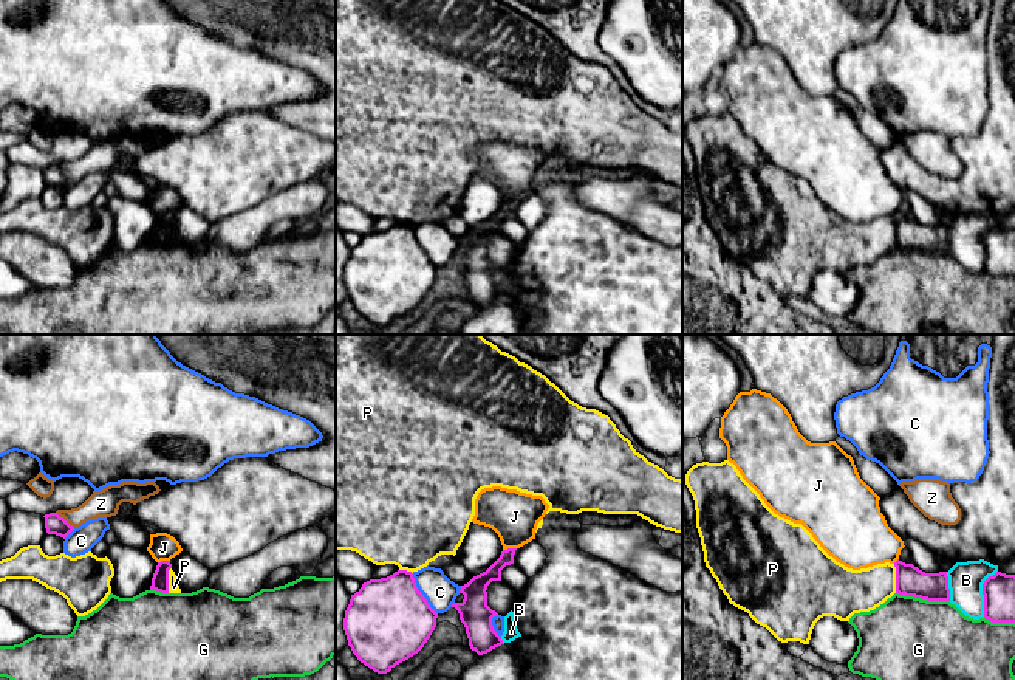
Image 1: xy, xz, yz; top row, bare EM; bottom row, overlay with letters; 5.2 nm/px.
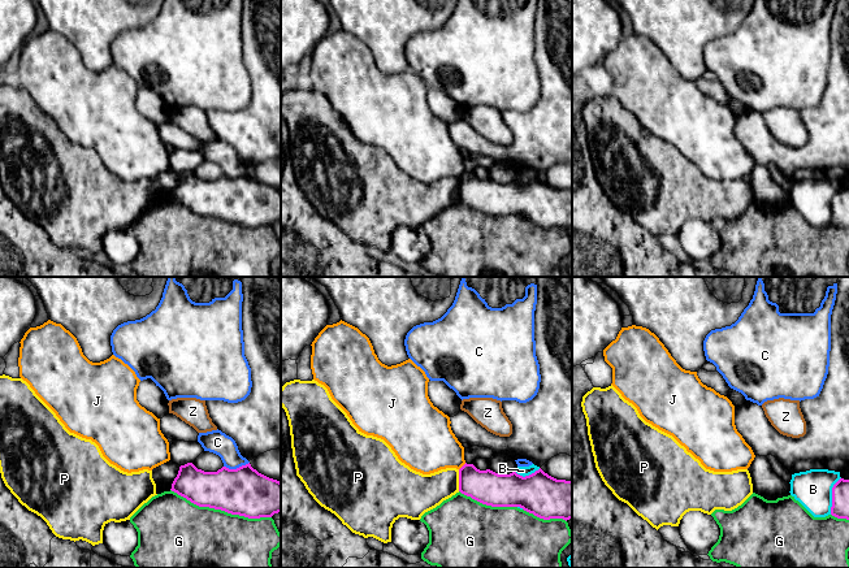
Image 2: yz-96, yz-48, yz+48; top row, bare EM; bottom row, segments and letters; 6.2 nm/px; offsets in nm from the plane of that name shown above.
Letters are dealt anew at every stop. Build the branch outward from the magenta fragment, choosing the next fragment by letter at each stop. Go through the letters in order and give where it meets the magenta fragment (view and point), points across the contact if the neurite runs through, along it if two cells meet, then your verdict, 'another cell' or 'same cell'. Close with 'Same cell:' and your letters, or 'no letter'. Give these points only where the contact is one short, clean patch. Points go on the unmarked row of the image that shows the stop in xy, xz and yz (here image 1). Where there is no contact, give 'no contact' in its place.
B: meets magenta in yz at (983, 247); another cell
C: meets magenta in xz at (421, 247); another cell
G: meets magenta in yz at (922, 251); another cell
J: meets magenta in xz at (509, 202); border along xz (516, 200), (503, 203); another cell
P: meets magenta in yz at (896, 231); another cell
Z: meets magenta in xy at (64, 172); border along xy (56, 164), (75, 180); another cell
Same cell: no letter

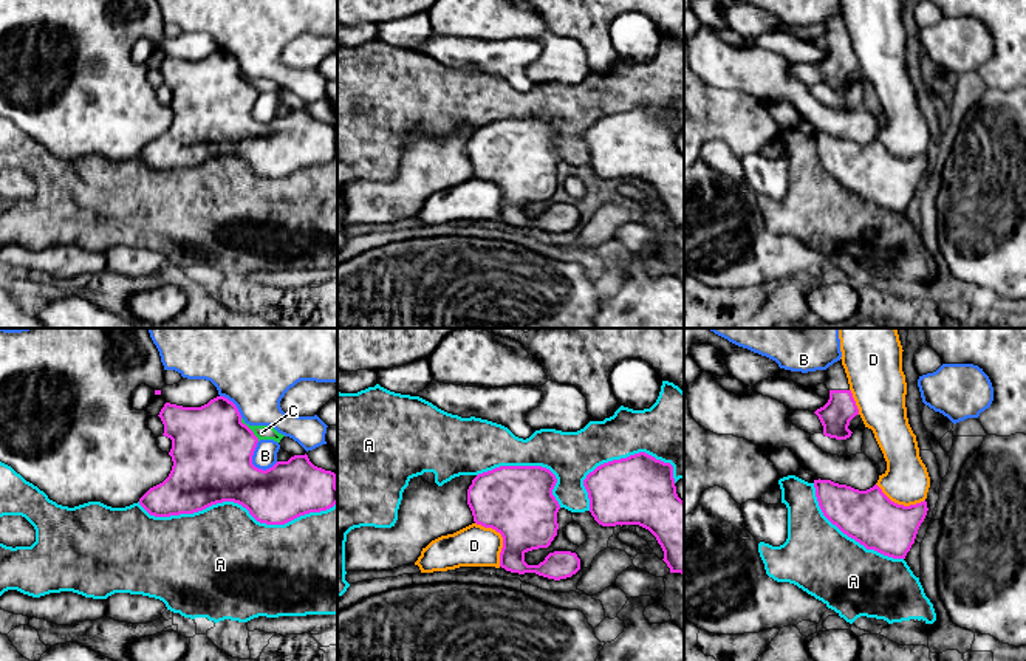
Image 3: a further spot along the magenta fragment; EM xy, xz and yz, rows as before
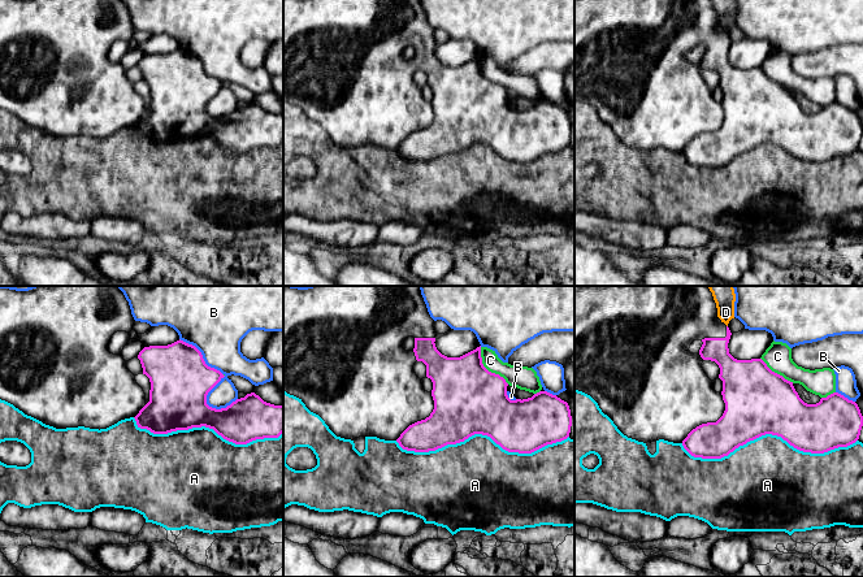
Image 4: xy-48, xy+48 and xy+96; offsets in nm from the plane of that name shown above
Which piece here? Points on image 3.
A: meets magenta in xy at (237, 155); another cell
B: meets magenta in xy at (251, 112); another cell
C: meets magenta in xy at (249, 82); another cell
D: meets magenta in xz at (502, 189); another cell
Same cell: no letter

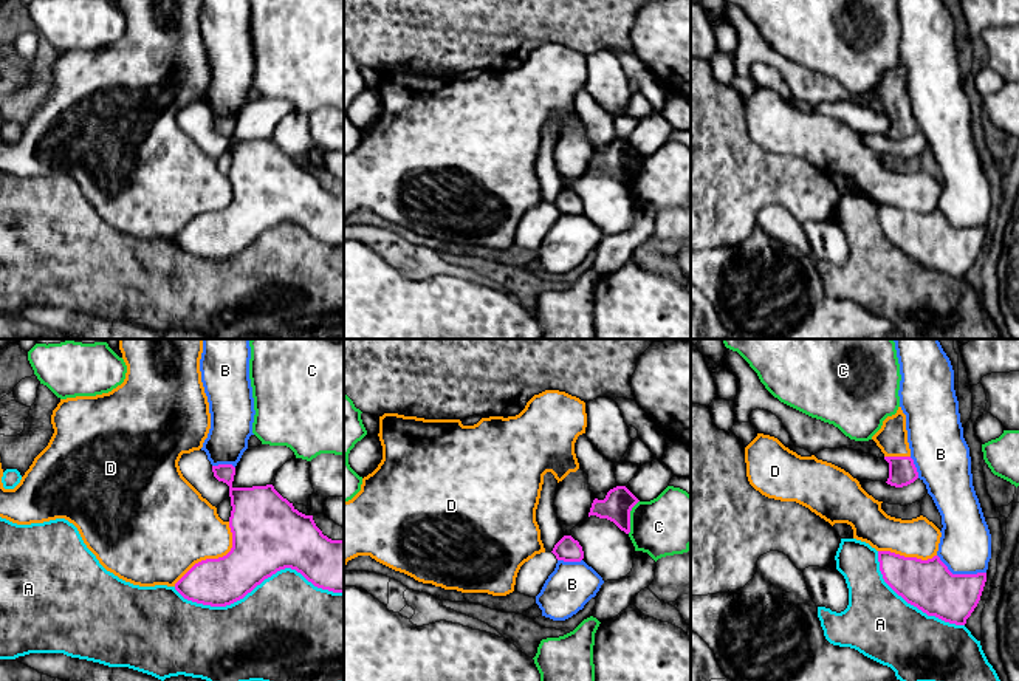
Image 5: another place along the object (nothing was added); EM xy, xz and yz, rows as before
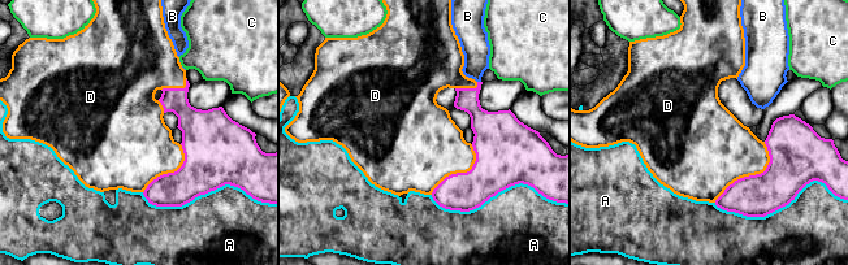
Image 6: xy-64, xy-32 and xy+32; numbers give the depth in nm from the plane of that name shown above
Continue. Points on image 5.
A: meets magenta in xy at (259, 237); another cell
B: meets magenta in yz at (960, 228); another cell
C: meets magenta in xz at (629, 171); another cell
D: meets magenta in xy at (216, 212); same cell
Same cell: D

